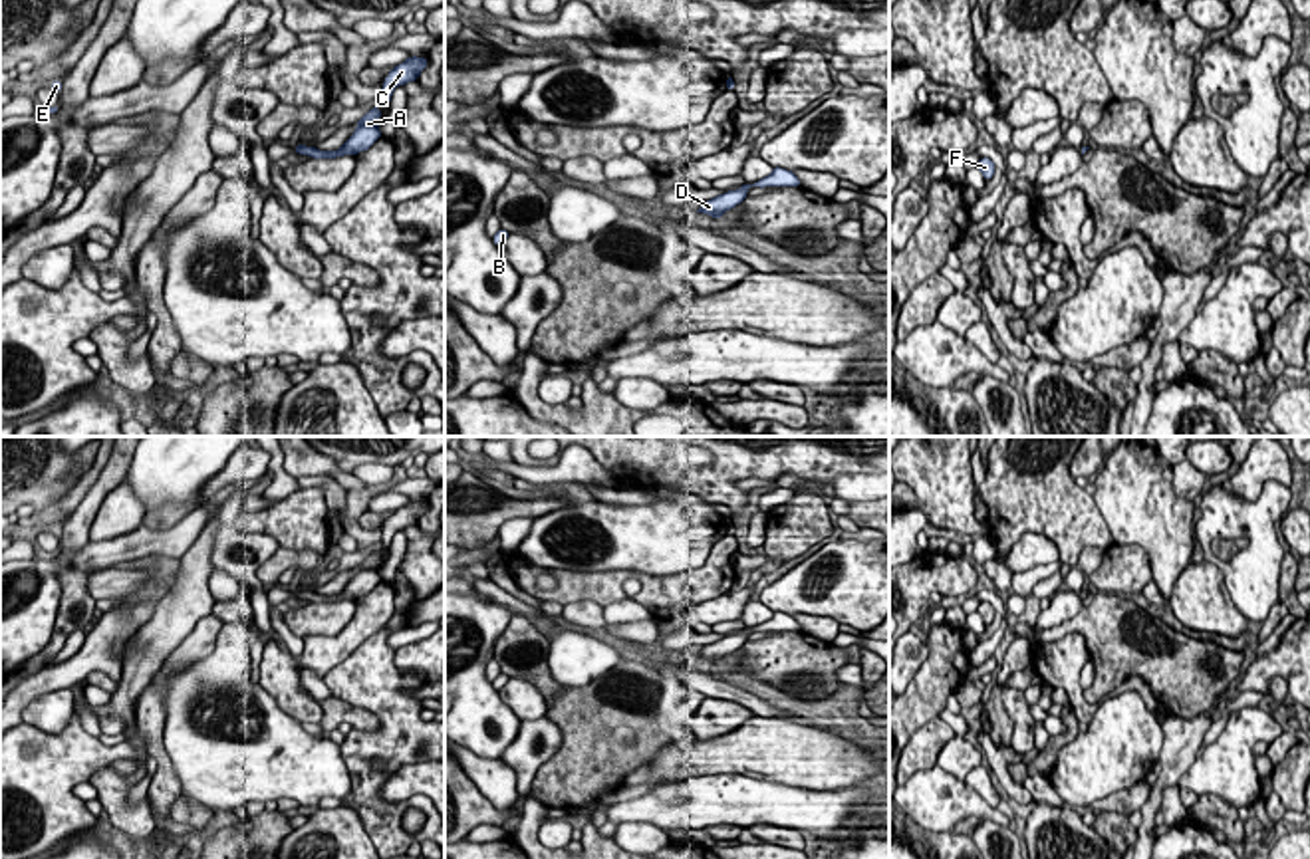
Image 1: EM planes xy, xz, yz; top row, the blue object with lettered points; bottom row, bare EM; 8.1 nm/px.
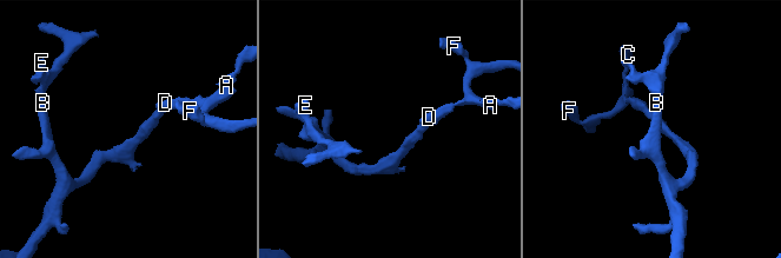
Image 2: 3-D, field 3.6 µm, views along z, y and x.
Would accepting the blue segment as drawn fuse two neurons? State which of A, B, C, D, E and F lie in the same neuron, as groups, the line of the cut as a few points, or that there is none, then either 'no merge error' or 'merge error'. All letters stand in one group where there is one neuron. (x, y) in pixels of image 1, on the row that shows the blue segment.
A B C D E F | no cut | no merge error

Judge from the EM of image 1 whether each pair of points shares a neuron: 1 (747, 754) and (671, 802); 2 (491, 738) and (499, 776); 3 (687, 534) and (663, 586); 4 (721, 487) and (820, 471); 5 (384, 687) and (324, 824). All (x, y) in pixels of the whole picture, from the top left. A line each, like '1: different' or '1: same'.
1: different
2: different
3: different
4: same
5: different

